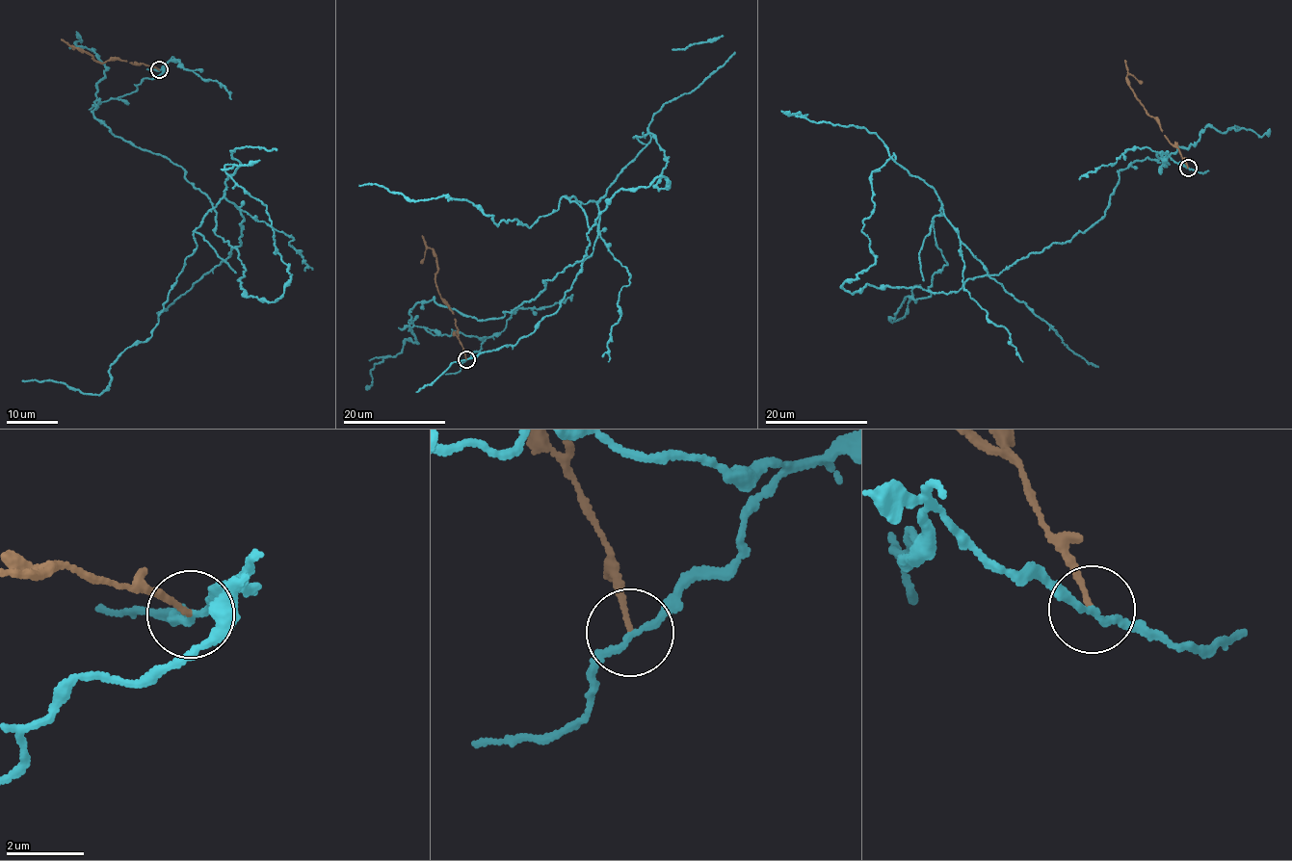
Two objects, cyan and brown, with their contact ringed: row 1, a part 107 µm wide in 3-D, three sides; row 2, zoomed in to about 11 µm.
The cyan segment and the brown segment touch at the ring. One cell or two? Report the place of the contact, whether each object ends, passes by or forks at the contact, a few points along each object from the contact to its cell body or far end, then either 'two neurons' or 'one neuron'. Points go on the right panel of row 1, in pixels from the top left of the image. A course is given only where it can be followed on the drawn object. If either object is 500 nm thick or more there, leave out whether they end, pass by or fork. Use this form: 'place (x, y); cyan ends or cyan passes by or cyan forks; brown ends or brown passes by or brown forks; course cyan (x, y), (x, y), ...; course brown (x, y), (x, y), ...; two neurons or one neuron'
place (1188, 168); cyan passes by; brown ends; course cyan (1188, 168), (1133, 162), (1089, 229), (957, 291), (853, 294), (894, 154), (948, 264), (892, 322), (920, 285); course brown (1188, 168), (1177, 146), (1171, 145), (1152, 116), (1146, 113), (1126, 77), (1129, 75), (1143, 82); two neurons

